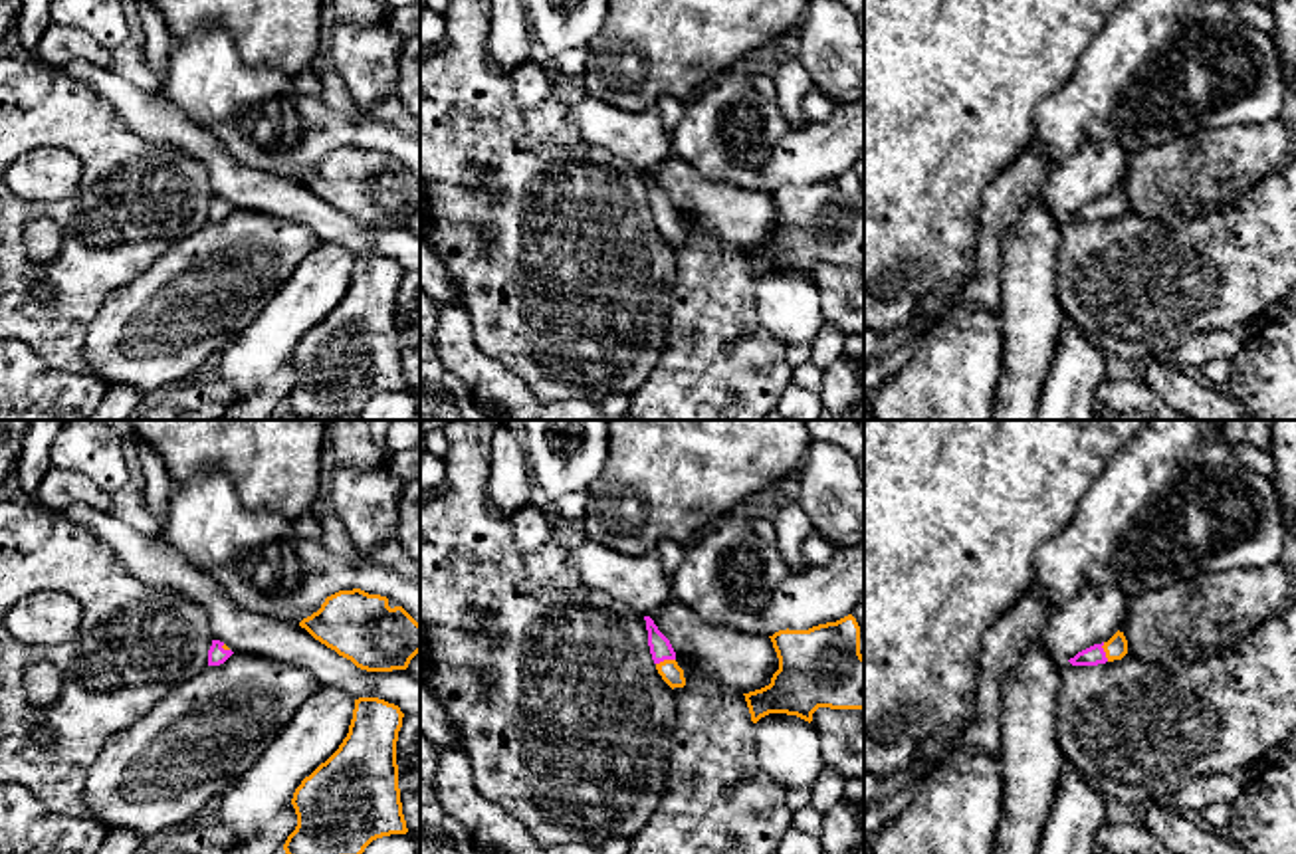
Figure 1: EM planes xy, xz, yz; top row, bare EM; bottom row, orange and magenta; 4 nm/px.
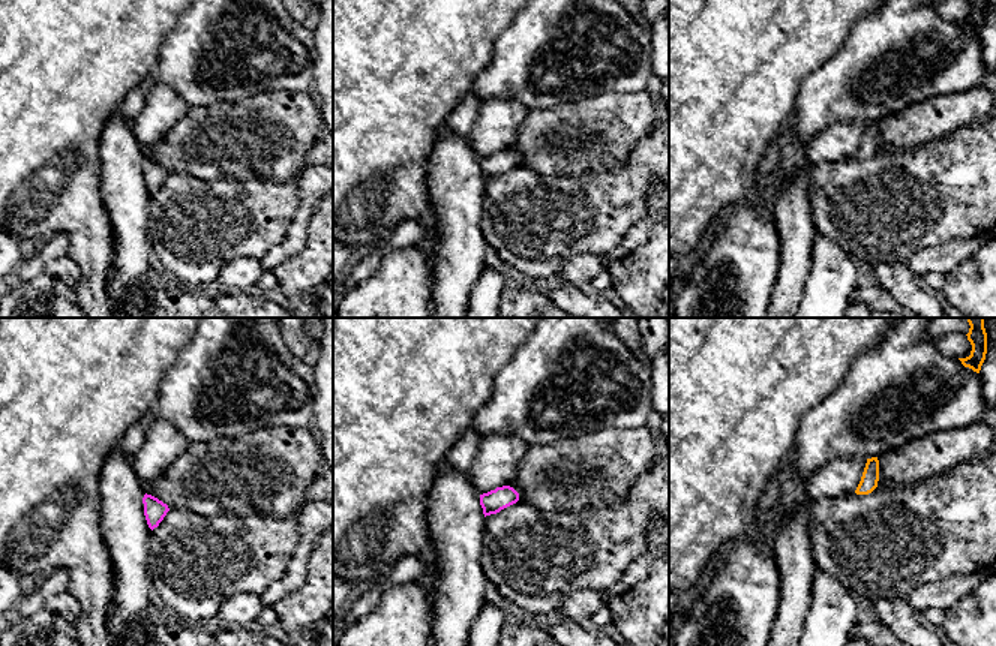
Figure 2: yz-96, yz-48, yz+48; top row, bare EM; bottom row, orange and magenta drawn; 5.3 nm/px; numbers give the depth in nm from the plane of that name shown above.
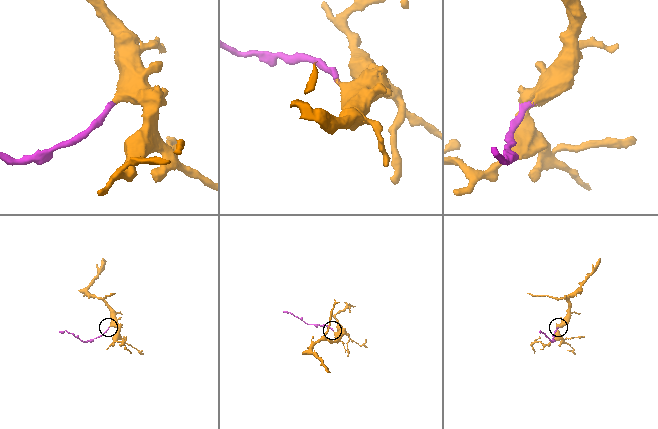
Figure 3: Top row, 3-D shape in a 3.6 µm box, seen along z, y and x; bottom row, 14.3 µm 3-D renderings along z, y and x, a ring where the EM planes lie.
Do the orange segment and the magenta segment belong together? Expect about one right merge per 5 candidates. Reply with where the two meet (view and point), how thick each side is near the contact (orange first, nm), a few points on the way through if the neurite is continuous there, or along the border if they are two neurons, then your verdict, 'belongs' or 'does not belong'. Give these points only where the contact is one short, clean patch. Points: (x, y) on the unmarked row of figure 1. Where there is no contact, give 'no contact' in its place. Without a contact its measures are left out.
contact xz (664, 216); calibres 90 and 90 nm; way xz (672, 230), (664, 216), (660, 205); belongs

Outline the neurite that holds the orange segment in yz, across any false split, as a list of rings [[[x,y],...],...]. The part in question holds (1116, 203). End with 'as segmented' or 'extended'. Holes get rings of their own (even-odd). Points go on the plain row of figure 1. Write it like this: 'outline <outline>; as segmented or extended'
outline [[[1116,188],[1108,198],[1094,200],[1082,208],[1078,208],[1068,218],[1072,222],[1098,222],[1114,216],[1122,216],[1128,210],[1128,196],[1124,188]]]; extended

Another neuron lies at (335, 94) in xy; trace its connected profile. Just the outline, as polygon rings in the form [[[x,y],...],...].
[[[333,67],[321,75],[321,101],[341,115],[361,115],[349,87]]]

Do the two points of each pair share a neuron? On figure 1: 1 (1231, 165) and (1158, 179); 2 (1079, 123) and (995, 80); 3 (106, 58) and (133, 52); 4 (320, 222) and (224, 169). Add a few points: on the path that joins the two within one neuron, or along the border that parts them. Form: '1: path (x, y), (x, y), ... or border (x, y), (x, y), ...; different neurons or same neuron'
1: path (1213, 169), (1176, 179); same neuron
2: border (1075, 72), (1039, 106), (1033, 139); different neurons
3: path (111, 58), (127, 58); same neuron
4: path (296, 203), (248, 189); same neuron

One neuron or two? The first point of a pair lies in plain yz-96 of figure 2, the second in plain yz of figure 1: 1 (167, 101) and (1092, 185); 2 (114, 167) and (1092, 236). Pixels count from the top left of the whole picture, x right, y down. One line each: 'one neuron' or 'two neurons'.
1: one neuron
2: two neurons

